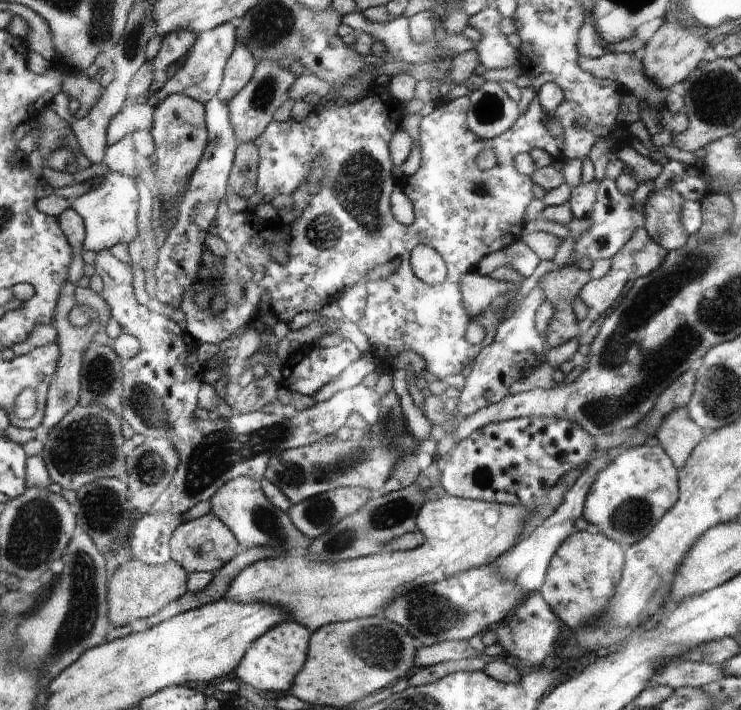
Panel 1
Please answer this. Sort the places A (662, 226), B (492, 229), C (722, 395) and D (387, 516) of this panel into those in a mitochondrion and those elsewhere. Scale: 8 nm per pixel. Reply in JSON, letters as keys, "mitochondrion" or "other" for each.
{"A":"mitochondrion","B":"other","C":"mitochondrion","D":"mitochondrion"}

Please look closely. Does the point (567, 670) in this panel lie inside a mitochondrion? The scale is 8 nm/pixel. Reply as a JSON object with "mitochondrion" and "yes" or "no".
{"mitochondrion":"no"}

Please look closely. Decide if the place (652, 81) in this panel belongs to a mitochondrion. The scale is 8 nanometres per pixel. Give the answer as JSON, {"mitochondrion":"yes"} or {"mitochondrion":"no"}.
{"mitochondrion":"no"}

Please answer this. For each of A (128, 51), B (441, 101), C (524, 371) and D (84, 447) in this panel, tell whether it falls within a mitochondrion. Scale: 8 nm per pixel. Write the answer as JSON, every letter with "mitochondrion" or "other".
{"A":"mitochondrion","B":"other","C":"other","D":"mitochondrion"}

